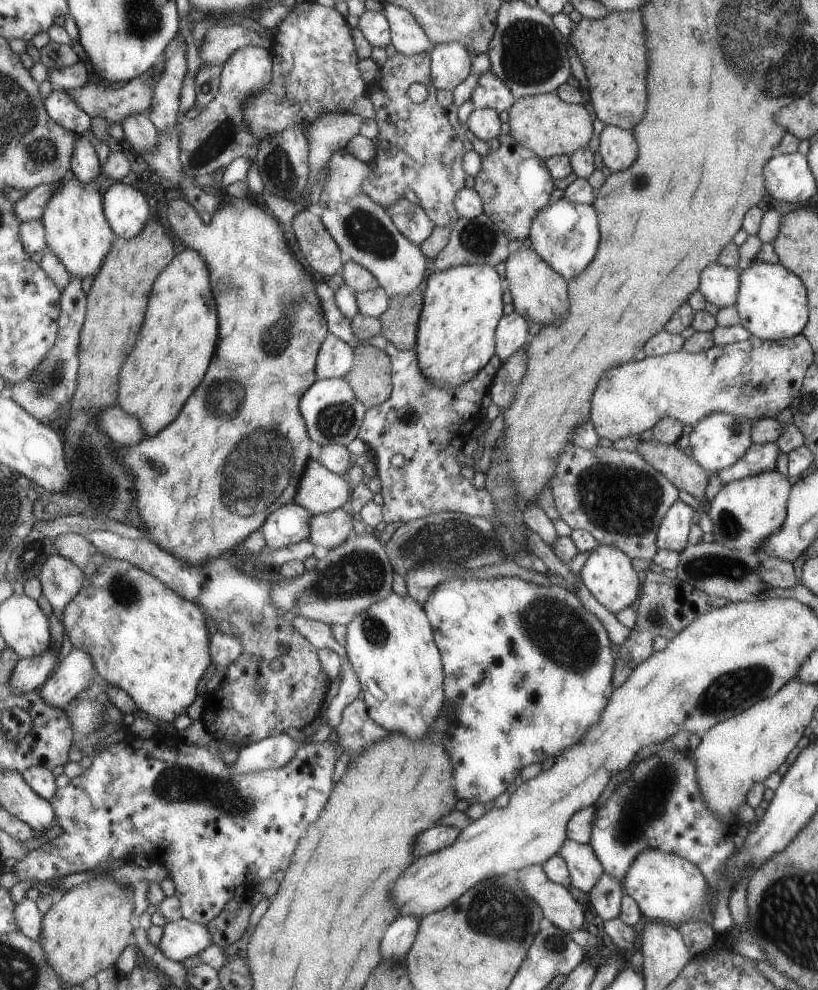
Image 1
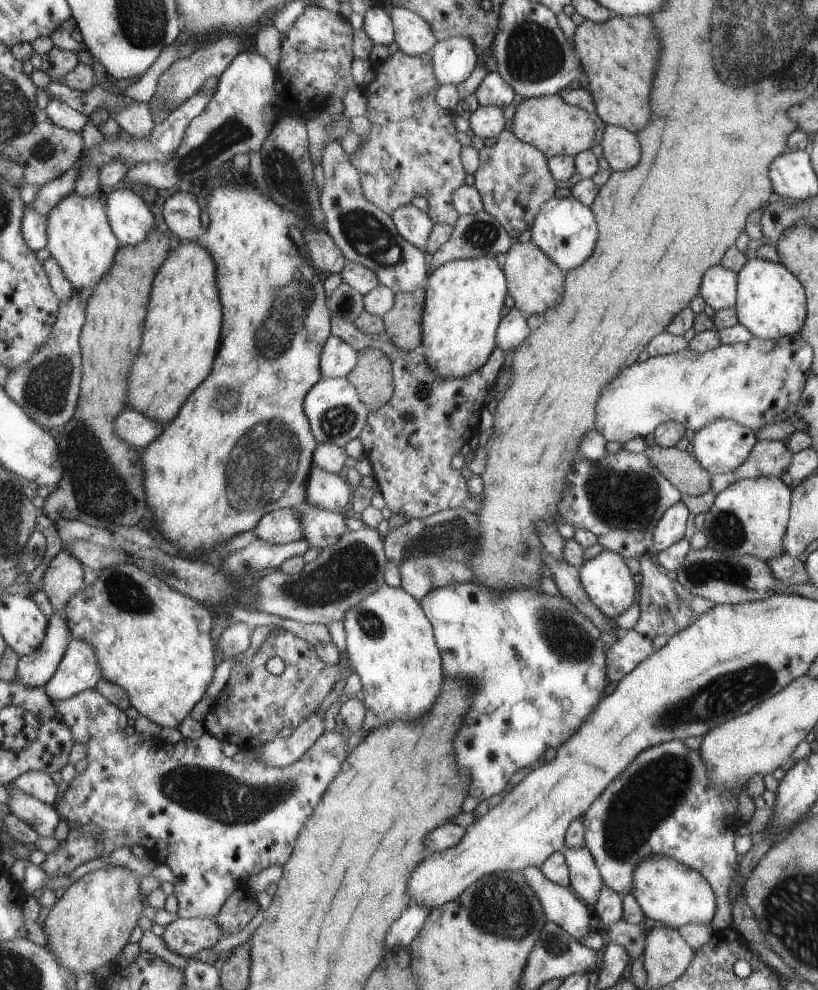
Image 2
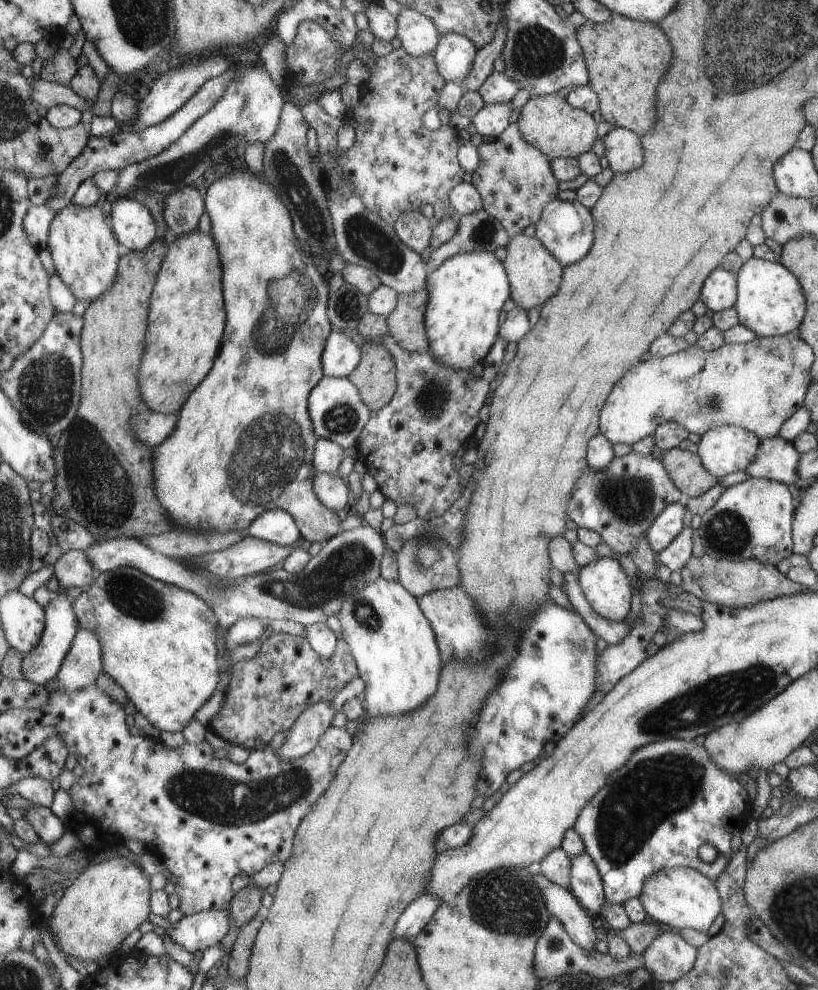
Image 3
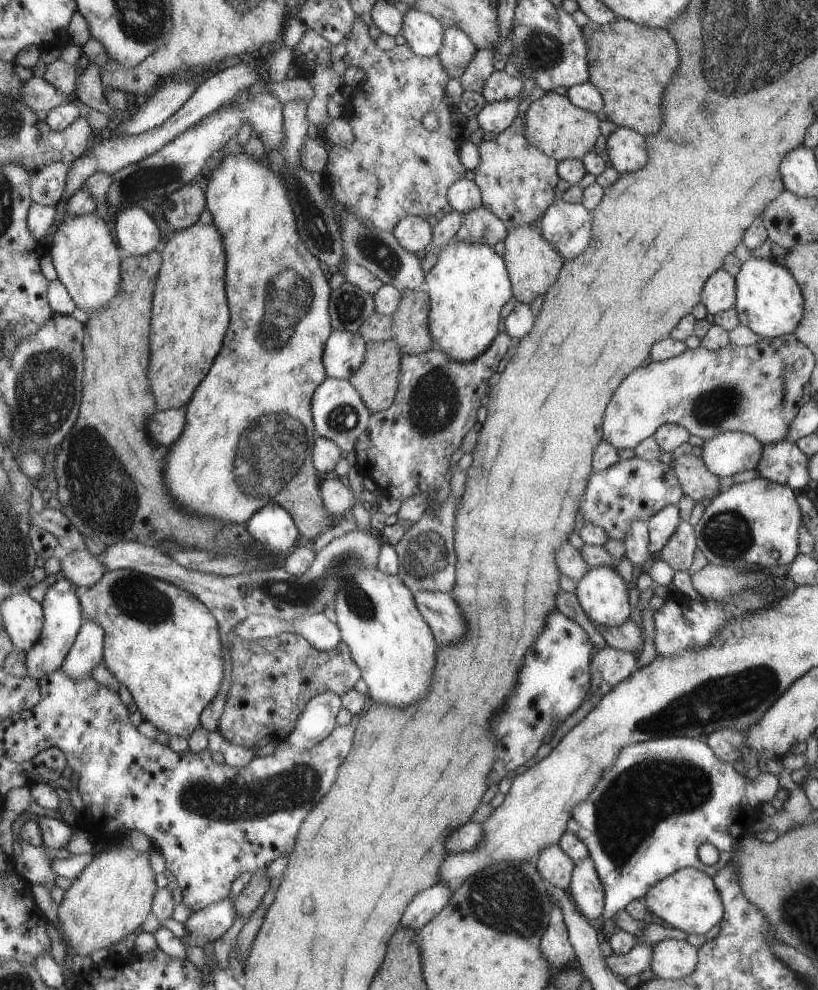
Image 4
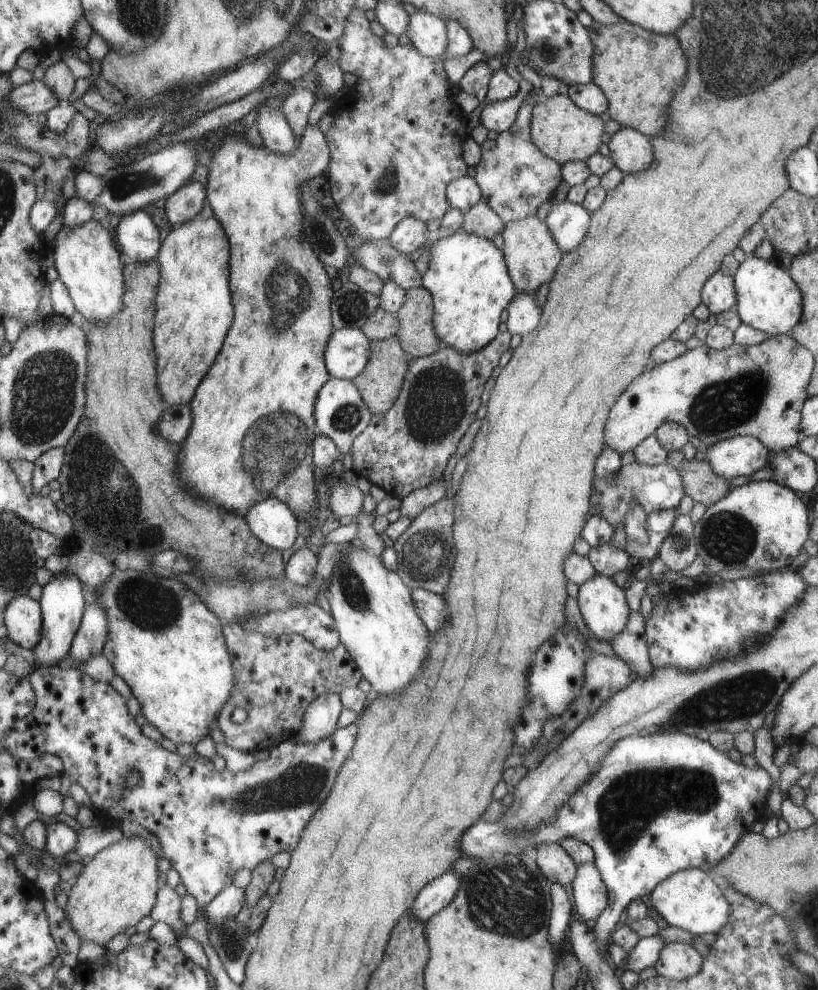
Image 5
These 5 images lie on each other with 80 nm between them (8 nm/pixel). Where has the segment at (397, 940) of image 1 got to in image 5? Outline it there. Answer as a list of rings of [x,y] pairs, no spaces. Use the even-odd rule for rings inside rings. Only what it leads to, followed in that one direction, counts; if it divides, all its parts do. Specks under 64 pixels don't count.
[[[449,870],[443,873],[441,878],[431,882],[429,886],[425,886],[425,890],[421,890],[421,894],[417,894],[417,902],[413,902],[411,915],[424,923],[431,916],[443,910],[455,896],[460,876]]]

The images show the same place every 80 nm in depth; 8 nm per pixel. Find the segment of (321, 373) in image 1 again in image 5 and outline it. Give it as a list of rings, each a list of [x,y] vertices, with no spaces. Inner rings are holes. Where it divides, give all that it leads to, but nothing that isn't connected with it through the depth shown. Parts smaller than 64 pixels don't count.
[[[343,327],[333,331],[324,350],[324,365],[331,377],[351,380],[366,366],[369,340],[360,329]]]

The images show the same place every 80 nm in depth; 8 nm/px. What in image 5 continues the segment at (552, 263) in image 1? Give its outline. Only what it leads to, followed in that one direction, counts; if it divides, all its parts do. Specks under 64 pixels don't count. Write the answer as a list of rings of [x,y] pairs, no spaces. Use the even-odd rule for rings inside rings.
[[[567,200],[551,204],[546,218],[546,224],[555,239],[557,246],[567,253],[575,244],[579,244],[587,232],[591,213],[581,204]]]

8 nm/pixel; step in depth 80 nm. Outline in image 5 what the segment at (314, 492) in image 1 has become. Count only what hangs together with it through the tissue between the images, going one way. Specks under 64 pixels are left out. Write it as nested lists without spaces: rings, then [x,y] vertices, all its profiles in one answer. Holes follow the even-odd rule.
[[[337,478],[337,485],[328,496],[328,510],[336,517],[351,516],[354,520],[365,504],[363,495],[357,487],[347,485]]]

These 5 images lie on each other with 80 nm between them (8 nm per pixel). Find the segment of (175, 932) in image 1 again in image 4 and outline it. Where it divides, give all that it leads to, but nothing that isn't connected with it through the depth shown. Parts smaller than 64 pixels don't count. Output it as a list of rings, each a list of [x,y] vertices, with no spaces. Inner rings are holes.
[[[235,892],[219,902],[204,906],[193,911],[183,922],[185,934],[180,941],[184,945],[203,947],[205,943],[213,943],[231,926],[235,918]]]

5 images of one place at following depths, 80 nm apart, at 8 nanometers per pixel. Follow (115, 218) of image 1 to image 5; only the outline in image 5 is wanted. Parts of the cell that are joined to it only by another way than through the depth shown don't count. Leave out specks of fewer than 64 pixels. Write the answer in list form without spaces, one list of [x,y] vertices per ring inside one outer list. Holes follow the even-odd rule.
[[[145,210],[126,214],[116,224],[118,245],[129,260],[148,261],[158,256],[164,236]]]

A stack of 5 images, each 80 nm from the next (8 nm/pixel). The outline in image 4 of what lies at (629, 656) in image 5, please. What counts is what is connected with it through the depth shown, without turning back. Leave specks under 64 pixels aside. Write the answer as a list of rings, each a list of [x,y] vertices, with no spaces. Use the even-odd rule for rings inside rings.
[[[631,619],[614,627],[601,626],[597,623],[593,624],[591,620],[590,624],[595,627],[595,630],[599,631],[606,646],[617,650],[631,651],[639,655],[644,634],[643,630],[637,628]]]

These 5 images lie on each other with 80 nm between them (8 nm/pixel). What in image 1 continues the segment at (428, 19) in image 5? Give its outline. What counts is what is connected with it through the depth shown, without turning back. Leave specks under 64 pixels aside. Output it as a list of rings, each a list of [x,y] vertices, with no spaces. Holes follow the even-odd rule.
[[[385,3],[381,14],[388,19],[391,30],[391,42],[397,53],[405,56],[416,55],[427,50],[430,42],[423,27],[413,18],[409,11]]]

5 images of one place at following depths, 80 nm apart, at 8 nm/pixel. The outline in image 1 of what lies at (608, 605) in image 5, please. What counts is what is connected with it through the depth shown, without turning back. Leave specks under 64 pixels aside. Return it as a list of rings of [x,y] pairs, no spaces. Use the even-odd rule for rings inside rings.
[[[598,544],[592,548],[578,574],[591,596],[613,614],[629,606],[635,600],[637,590],[639,590],[639,580],[637,580],[635,570],[631,568],[631,560],[616,546]]]

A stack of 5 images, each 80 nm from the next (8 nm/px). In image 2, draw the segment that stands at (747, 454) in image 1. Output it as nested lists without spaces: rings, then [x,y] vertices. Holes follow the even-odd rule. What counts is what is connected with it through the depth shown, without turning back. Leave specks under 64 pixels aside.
[[[758,440],[752,446],[747,460],[733,469],[736,479],[780,477],[791,464],[792,452],[781,441]]]

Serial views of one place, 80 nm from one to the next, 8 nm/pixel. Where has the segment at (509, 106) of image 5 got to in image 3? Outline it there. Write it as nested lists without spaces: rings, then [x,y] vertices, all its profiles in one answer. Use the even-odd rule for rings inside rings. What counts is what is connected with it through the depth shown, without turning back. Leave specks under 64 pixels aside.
[[[509,103],[484,104],[470,119],[476,132],[485,138],[495,138],[509,125]]]

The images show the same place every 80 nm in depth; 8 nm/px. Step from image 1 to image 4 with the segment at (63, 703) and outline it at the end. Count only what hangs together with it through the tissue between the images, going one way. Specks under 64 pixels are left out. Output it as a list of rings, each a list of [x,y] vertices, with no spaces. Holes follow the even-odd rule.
[[[86,618],[62,669],[77,681],[88,679],[104,663],[105,637],[105,629],[96,620]]]

